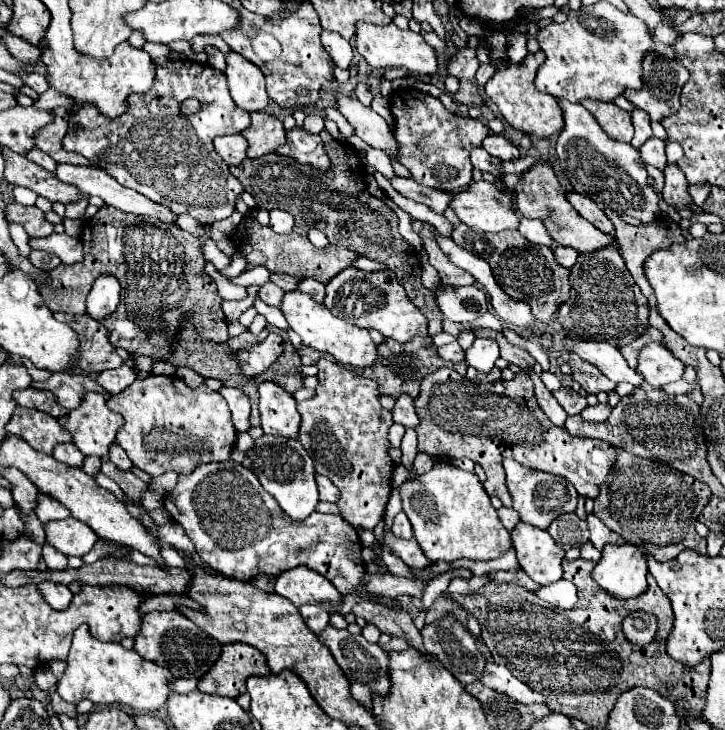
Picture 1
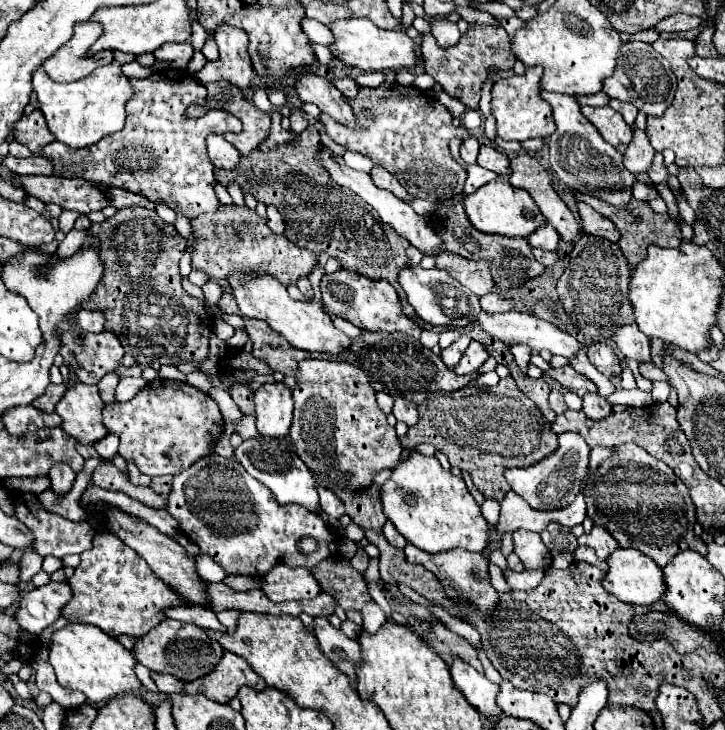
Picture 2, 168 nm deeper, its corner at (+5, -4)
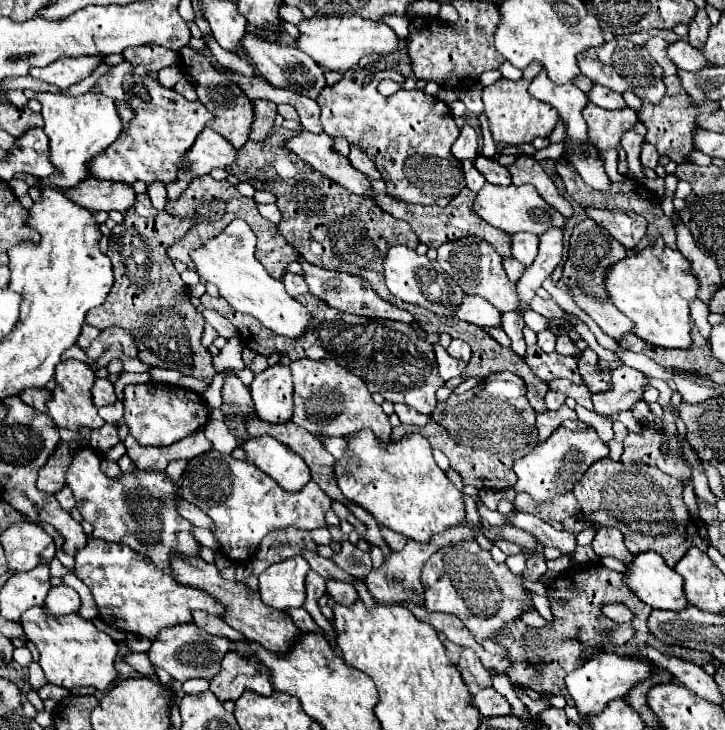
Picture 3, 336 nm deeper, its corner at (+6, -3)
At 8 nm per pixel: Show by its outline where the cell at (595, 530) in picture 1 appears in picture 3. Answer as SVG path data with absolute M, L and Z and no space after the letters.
M609 529L607 537L603 537L603 533L599 533L599 537L593 539L591 547L595 549L595 553L599 557L615 557L619 561L633 561L633 555L627 551L625 541L623 541L623 533L619 529Z

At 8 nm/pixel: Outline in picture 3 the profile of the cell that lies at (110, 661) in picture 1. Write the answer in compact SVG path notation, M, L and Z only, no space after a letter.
M31 607L21 615L19 623L23 625L27 639L37 645L39 665L43 667L49 683L67 689L91 685L97 691L107 691L109 685L117 679L113 663L119 647L107 633L99 631L91 621L81 619L77 613L61 617L61 615L49 615L47 611L43 611L43 607Z

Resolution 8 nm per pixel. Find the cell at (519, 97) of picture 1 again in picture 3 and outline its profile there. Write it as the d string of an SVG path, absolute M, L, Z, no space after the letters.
M535 61L523 69L523 77L519 81L509 81L509 79L501 77L493 85L483 87L481 99L485 103L485 117L489 121L489 131L495 139L495 143L523 145L523 143L531 143L535 137L549 137L551 135L551 131L559 119L555 107L541 103L537 99L531 99L531 95L527 93L529 83L533 81L533 77L539 73L541 67L543 65Z

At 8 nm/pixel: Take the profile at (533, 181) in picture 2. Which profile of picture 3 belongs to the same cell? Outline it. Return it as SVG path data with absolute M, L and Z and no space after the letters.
M521 155L515 159L513 165L507 167L513 183L531 183L535 185L535 189L539 191L539 195L555 209L559 209L565 217L573 215L571 203L567 199L563 199L555 187L555 183L551 181L551 177L543 171L543 167L539 165L539 161L535 161L535 157L531 155Z

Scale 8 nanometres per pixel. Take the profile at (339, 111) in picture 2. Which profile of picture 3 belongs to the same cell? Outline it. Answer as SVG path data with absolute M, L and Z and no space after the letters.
M245 31L241 43L243 43L243 51L249 55L253 67L273 87L291 89L291 91L297 91L297 93L301 93L305 97L311 97L311 99L315 99L319 95L319 91L325 87L325 77L323 77L325 71L311 57L307 57L303 51L299 51L297 47L289 47L289 45L281 45L277 41L263 39L263 37L259 37L251 31Z

